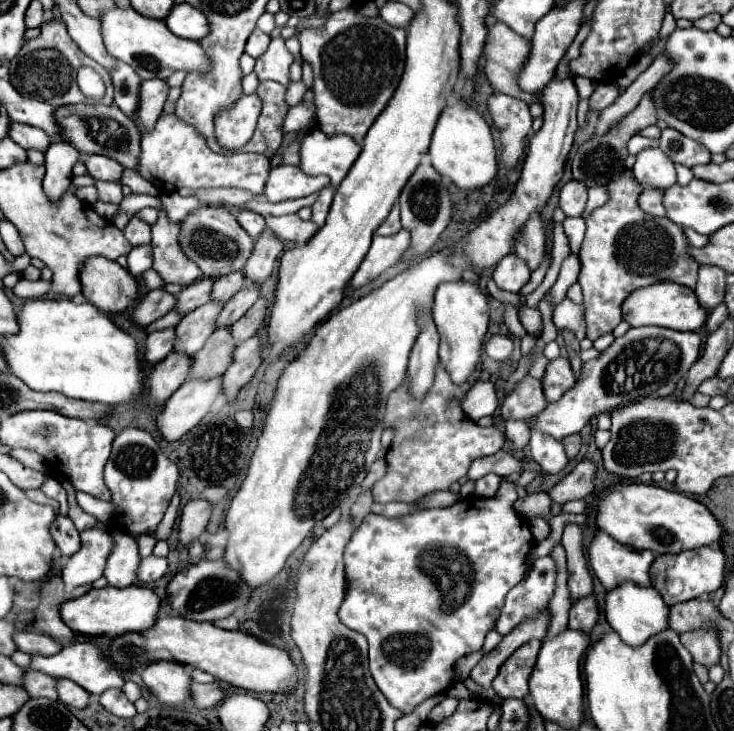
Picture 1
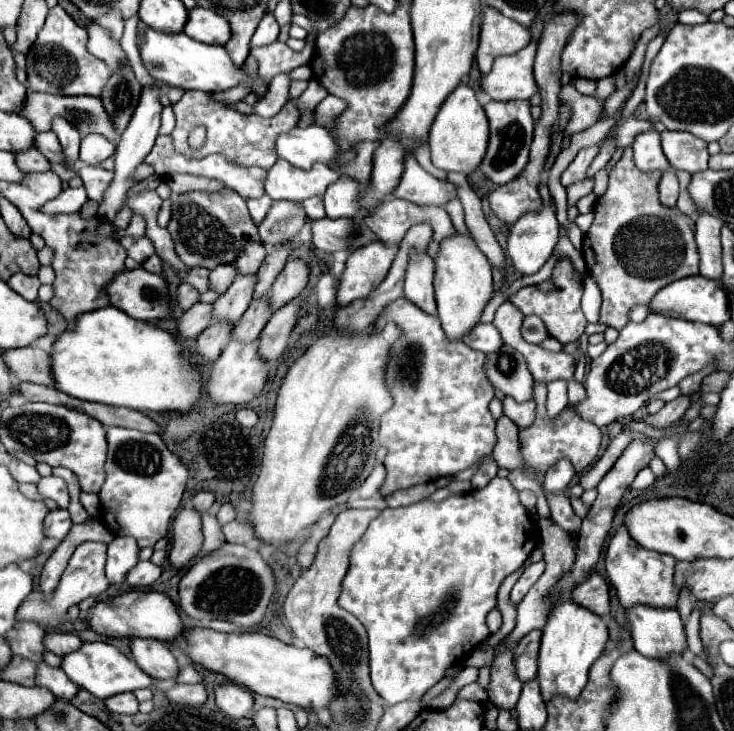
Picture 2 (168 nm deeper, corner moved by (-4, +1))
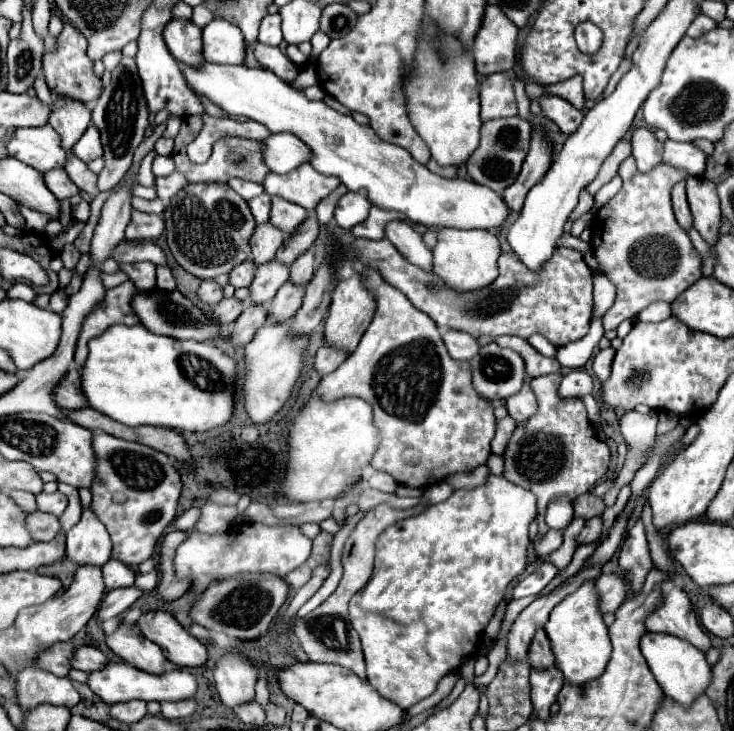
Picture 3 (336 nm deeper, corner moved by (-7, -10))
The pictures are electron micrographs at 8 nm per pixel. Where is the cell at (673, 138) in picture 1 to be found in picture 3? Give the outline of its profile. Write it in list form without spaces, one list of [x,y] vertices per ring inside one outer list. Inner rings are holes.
[[[670,139],[664,143],[664,163],[686,171],[690,177],[702,177],[706,161],[708,155],[694,143],[676,143]]]

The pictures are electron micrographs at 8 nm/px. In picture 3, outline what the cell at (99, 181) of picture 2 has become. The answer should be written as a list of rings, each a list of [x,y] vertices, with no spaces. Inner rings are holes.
[[[122,57],[122,61],[116,65],[116,69],[112,71],[112,83],[108,87],[104,87],[102,95],[98,97],[98,101],[92,107],[92,121],[100,131],[102,147],[104,147],[106,167],[100,171],[98,183],[96,183],[98,191],[104,193],[104,191],[114,189],[120,183],[120,179],[124,177],[124,173],[130,169],[132,155],[134,155],[136,147],[142,143],[144,131],[148,127],[148,107],[146,107],[146,99],[142,95],[142,83],[140,83],[134,59]]]

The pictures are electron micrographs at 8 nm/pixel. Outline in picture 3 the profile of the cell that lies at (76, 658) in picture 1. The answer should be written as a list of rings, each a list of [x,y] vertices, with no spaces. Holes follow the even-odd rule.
[[[108,663],[104,669],[88,673],[88,687],[108,705],[114,703],[126,703],[132,699],[142,699],[142,701],[180,701],[180,699],[190,699],[196,693],[196,679],[188,671],[168,671],[164,675],[150,675],[144,673],[128,663]]]

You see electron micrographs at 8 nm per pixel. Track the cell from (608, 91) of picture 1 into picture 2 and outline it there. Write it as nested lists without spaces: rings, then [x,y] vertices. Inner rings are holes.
[[[565,84],[561,88],[559,100],[561,100],[561,104],[567,104],[571,108],[571,118],[569,118],[567,128],[565,128],[567,136],[571,136],[575,132],[581,132],[581,130],[587,130],[589,126],[593,126],[595,120],[599,118],[601,108],[603,108],[601,100],[597,100],[593,96],[579,94],[571,84]]]

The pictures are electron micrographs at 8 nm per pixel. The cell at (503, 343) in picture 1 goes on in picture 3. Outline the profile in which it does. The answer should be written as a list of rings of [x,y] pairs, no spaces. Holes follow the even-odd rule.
[[[446,331],[444,333],[444,343],[446,343],[446,349],[450,353],[452,359],[458,359],[458,361],[470,361],[474,355],[478,355],[478,341],[468,335],[468,333],[462,333],[462,331]]]

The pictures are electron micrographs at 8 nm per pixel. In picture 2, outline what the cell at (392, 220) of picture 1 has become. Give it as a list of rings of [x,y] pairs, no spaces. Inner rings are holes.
[[[399,198],[381,200],[367,212],[363,224],[369,226],[385,244],[399,244],[415,224],[429,224],[437,242],[455,232],[451,218],[443,208],[419,208]]]

